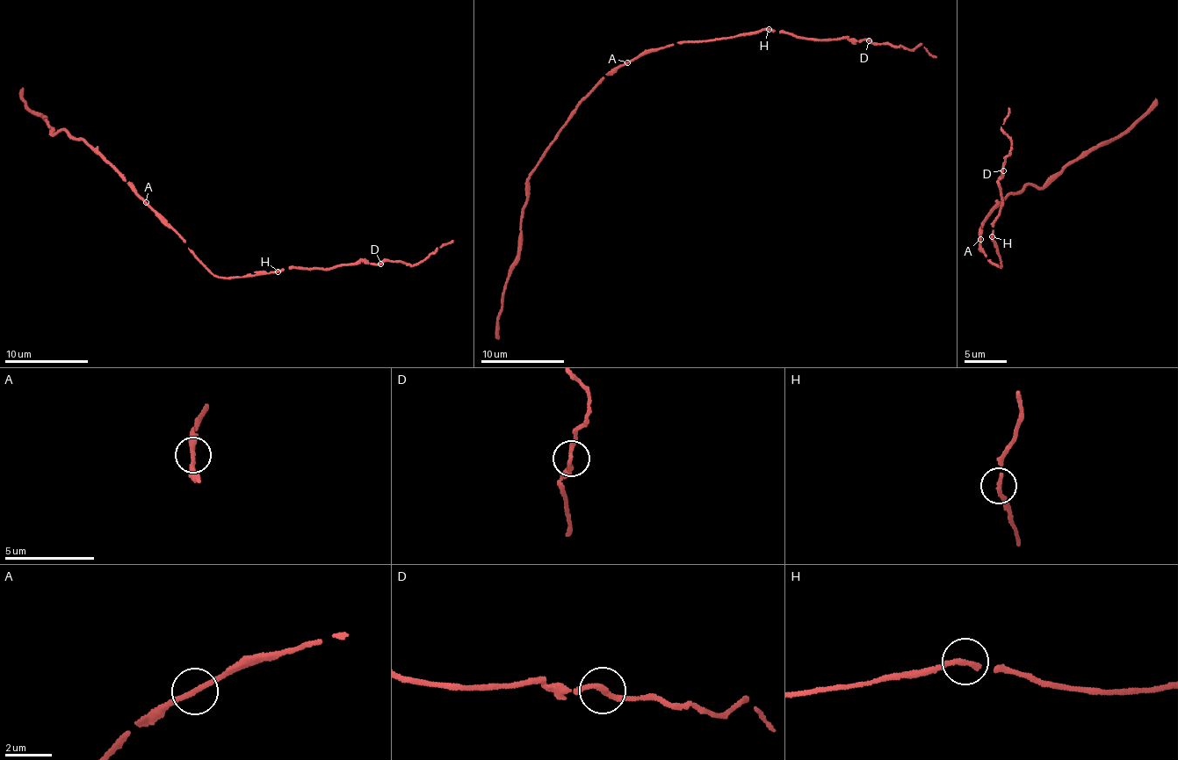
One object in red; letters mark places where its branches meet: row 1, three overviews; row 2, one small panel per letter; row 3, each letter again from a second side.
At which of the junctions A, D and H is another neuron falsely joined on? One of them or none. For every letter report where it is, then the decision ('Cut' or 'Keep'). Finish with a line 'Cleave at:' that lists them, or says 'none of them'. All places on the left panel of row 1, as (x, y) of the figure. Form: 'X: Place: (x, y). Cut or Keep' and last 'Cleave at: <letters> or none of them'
A: Place: (146, 202). Keep
D: Place: (380, 264). Keep
H: Place: (278, 271). Keep
Cleave at: none of them

